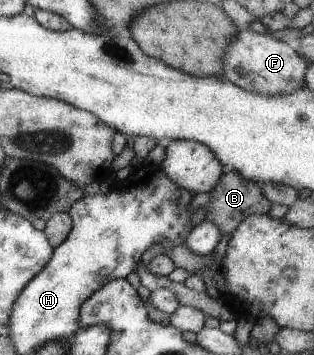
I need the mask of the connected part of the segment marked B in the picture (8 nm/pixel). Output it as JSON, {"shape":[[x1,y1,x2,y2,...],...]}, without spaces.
{"shape":[[226,170,214,191,210,192,208,215,205,219,216,223,222,236,230,235,248,215,268,214,270,206,260,184,242,177,236,171]]}

